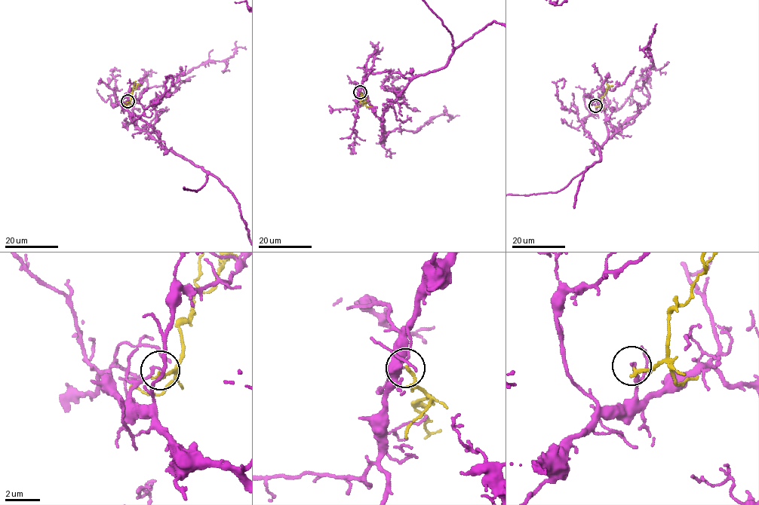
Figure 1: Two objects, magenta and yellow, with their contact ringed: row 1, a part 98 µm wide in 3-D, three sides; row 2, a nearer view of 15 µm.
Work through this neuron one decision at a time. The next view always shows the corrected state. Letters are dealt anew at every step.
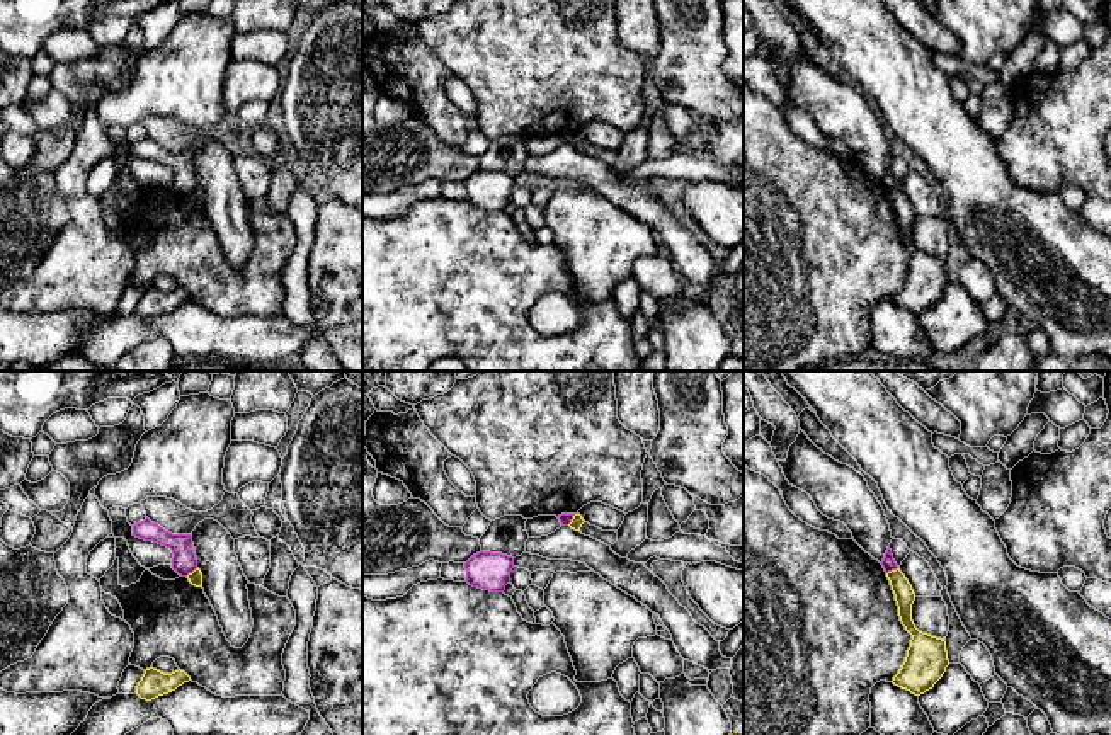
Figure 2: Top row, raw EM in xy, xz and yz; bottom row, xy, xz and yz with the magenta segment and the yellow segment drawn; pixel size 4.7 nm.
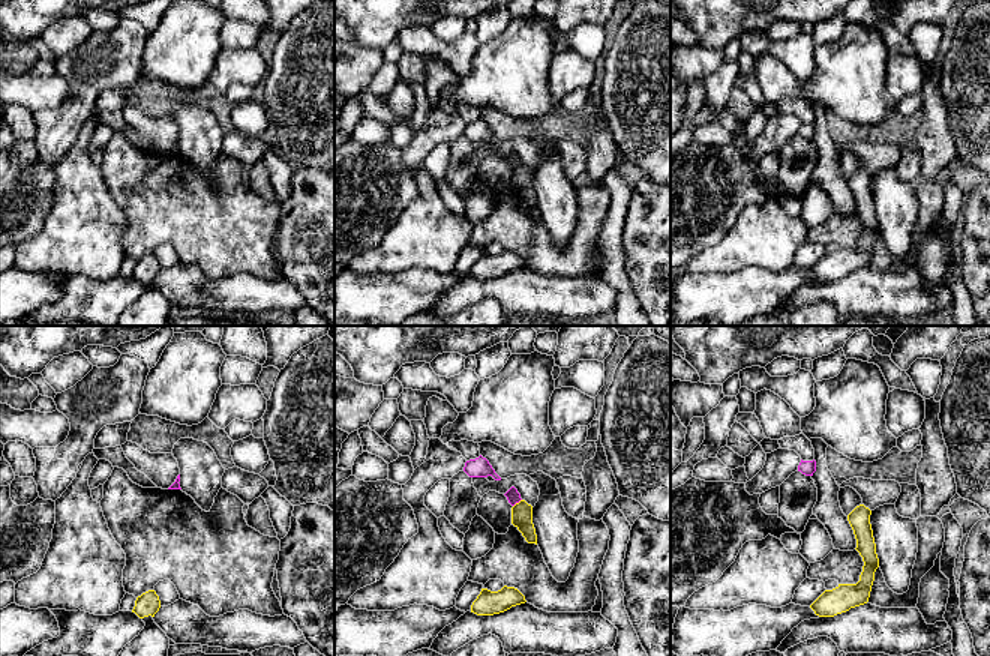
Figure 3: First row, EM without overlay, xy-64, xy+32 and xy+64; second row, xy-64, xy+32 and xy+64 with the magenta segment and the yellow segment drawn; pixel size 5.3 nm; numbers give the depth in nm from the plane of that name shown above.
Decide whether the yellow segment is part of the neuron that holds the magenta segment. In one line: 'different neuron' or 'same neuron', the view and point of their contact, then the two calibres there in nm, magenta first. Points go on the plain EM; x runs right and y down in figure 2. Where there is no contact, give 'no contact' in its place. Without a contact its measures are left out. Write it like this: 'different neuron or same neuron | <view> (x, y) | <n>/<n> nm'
different neuron | yz (892, 188) | 70/90 nm

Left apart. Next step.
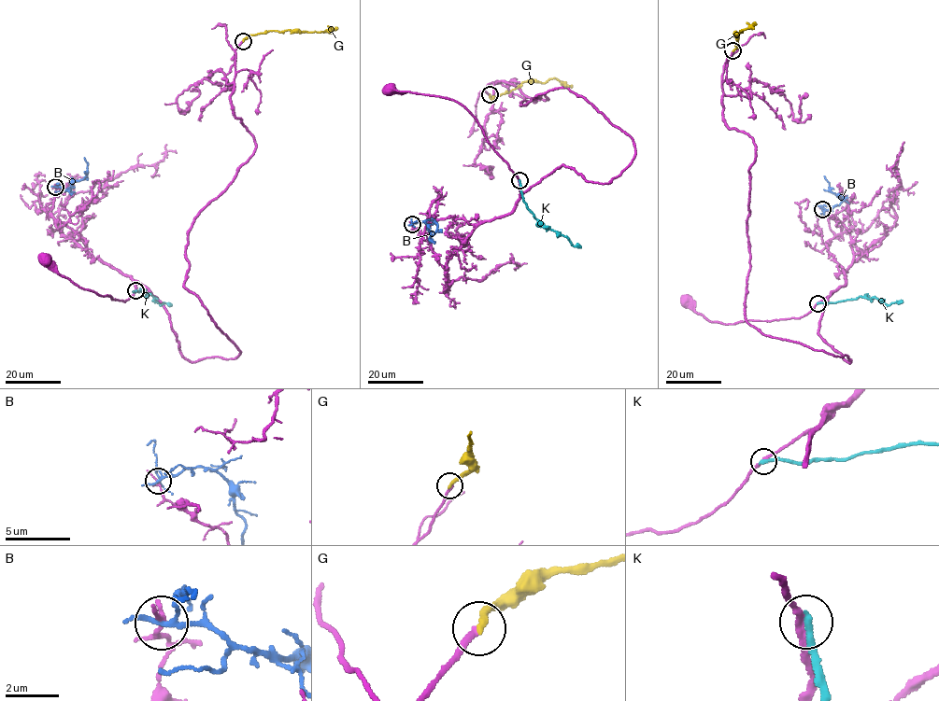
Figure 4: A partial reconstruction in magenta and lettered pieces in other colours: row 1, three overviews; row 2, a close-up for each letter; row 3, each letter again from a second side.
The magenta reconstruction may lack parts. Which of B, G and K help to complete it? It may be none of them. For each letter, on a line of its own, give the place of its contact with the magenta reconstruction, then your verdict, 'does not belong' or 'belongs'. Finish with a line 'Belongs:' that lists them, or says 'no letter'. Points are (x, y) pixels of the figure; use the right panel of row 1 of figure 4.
B: (822, 209) | does not belong
G: (732, 50) | belongs
K: (818, 303) | does not belong
Belongs: G

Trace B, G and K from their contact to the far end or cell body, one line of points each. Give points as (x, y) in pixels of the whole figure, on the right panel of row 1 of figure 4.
B: (822, 209), (829, 210), (842, 201), (831, 190), (824, 175)
G: (732, 50), (737, 47), (739, 37), (733, 34), (749, 27), (755, 21)
K: (818, 303), (864, 296), (876, 298), (888, 305), (903, 302)

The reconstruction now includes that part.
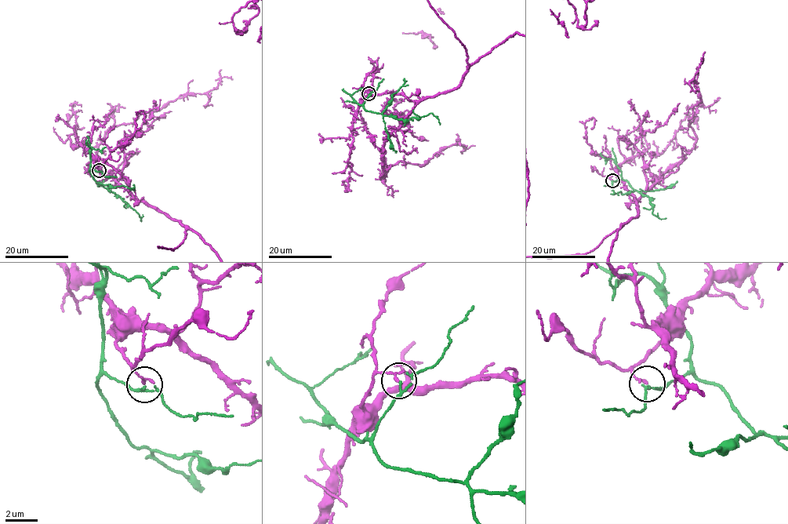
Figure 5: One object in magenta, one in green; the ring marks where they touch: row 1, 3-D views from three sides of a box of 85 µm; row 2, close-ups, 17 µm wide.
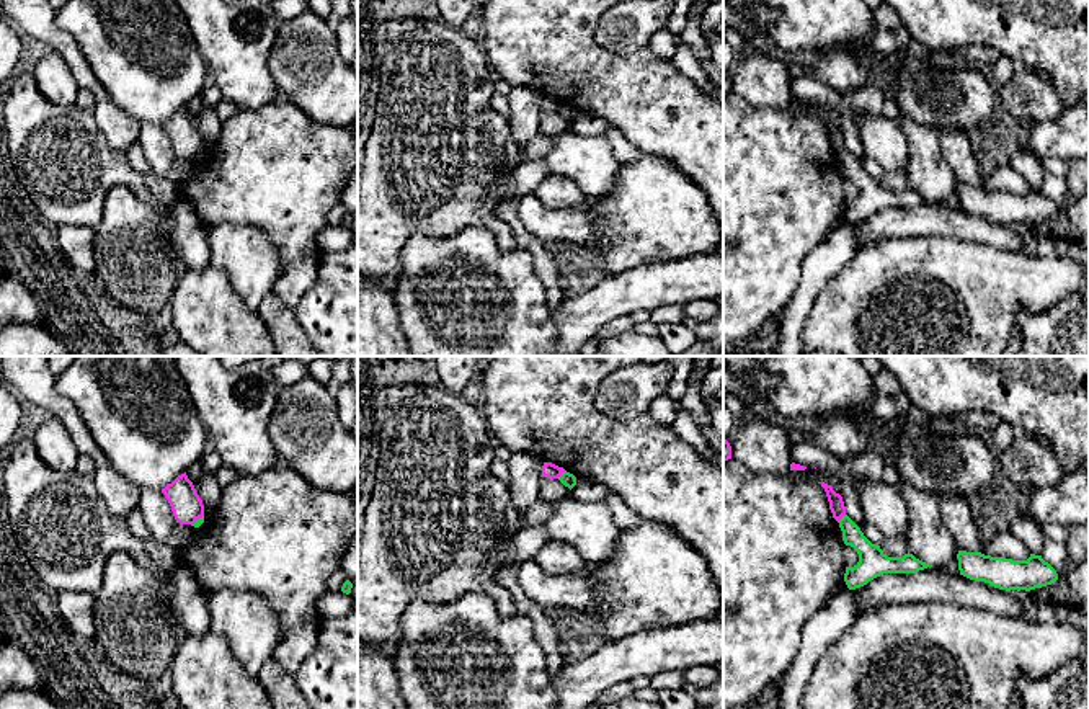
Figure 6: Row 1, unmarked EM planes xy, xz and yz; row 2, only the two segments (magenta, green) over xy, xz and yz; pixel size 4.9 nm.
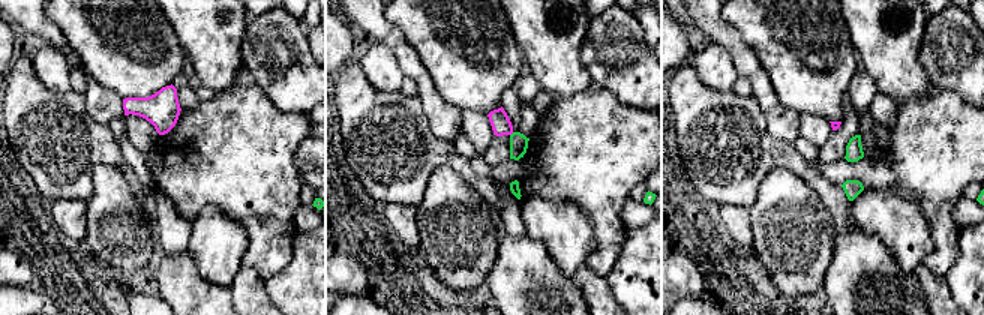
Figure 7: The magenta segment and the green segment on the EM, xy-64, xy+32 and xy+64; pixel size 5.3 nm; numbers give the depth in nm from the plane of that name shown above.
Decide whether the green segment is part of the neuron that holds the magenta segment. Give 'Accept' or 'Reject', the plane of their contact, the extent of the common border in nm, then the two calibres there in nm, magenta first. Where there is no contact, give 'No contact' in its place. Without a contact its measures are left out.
Reject. Touches magenta in xz. Shared border 60 nm. Thickness 70 nm (magenta) against 70 nm

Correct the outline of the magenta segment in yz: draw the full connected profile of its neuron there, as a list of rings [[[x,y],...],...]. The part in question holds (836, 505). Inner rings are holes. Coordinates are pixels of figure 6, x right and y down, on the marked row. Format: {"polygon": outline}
{"polygon": [[[818,482],[818,484],[826,492],[826,497],[828,497],[828,502],[829,502],[829,510],[833,513],[833,518],[836,521],[839,521],[846,515],[846,506],[844,506],[842,497],[839,493],[836,493],[831,485],[828,485],[825,482]]]}

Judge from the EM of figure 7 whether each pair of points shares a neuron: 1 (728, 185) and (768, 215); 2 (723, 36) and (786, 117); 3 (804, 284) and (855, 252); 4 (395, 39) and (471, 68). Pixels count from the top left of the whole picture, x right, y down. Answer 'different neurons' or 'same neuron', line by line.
1: different neurons
2: same neuron
3: different neurons
4: different neurons

